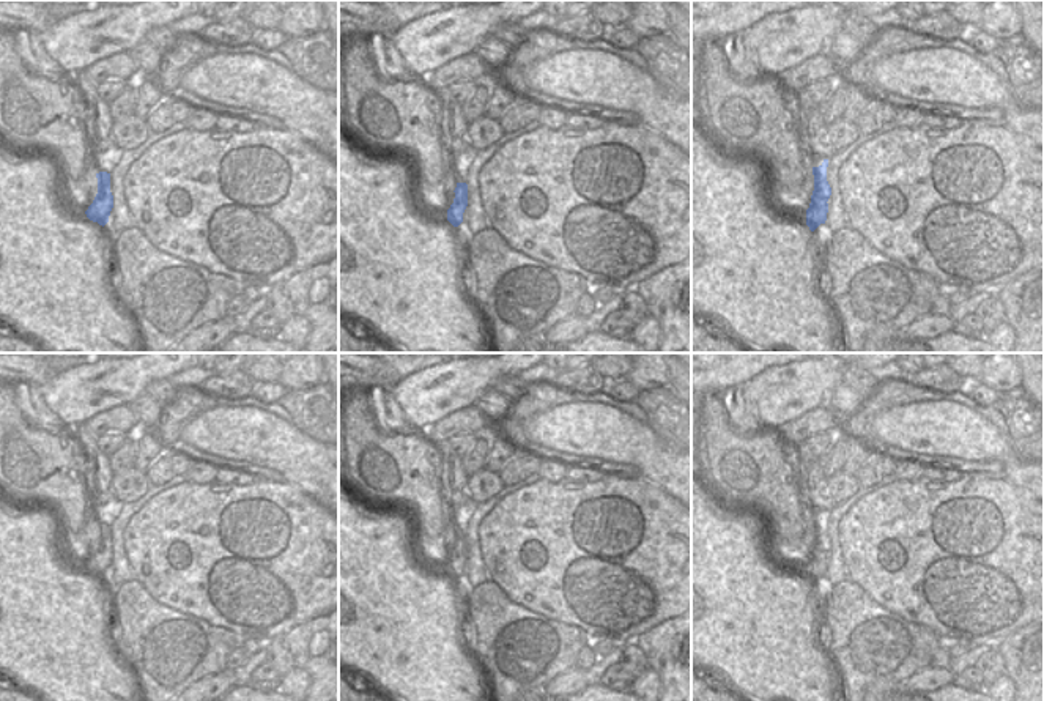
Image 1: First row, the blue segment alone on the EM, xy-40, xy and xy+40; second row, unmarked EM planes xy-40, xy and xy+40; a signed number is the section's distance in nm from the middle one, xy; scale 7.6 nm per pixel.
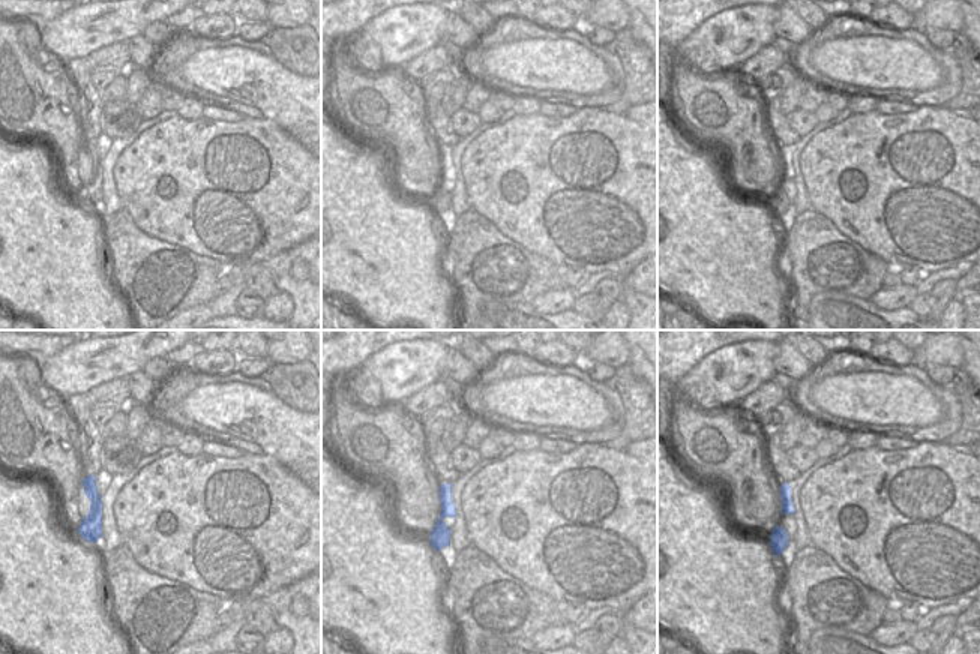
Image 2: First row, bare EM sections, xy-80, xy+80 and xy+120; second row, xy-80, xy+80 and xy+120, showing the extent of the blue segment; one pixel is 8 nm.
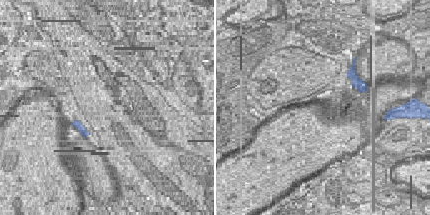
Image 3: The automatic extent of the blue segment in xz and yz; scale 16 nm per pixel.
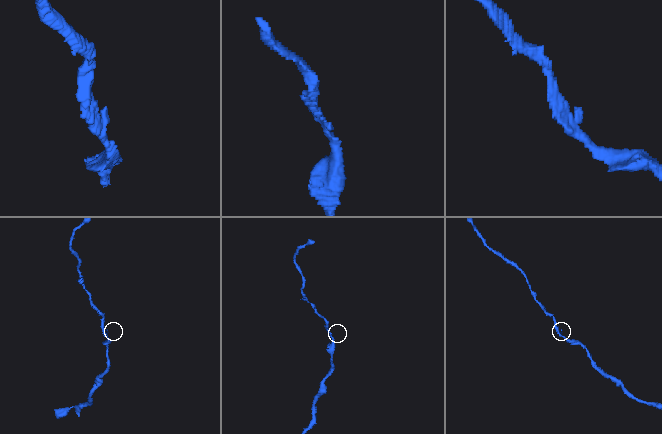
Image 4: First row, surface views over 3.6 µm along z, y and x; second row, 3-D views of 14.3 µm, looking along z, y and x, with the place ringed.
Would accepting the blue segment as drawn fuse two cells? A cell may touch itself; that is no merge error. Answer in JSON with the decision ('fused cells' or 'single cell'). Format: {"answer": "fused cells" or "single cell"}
{"answer": "single cell"}

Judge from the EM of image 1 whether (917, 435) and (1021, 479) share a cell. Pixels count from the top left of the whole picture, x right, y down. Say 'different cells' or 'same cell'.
same cell

